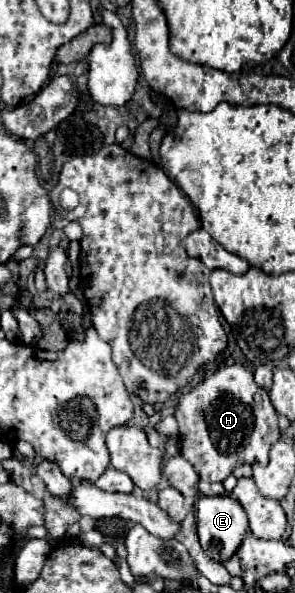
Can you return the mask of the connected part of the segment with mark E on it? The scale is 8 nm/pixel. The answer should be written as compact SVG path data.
M201 497L197 501L199 543L209 559L213 559L217 563L229 561L235 555L235 549L239 549L247 529L249 529L247 515L235 499L231 499L231 497Z

